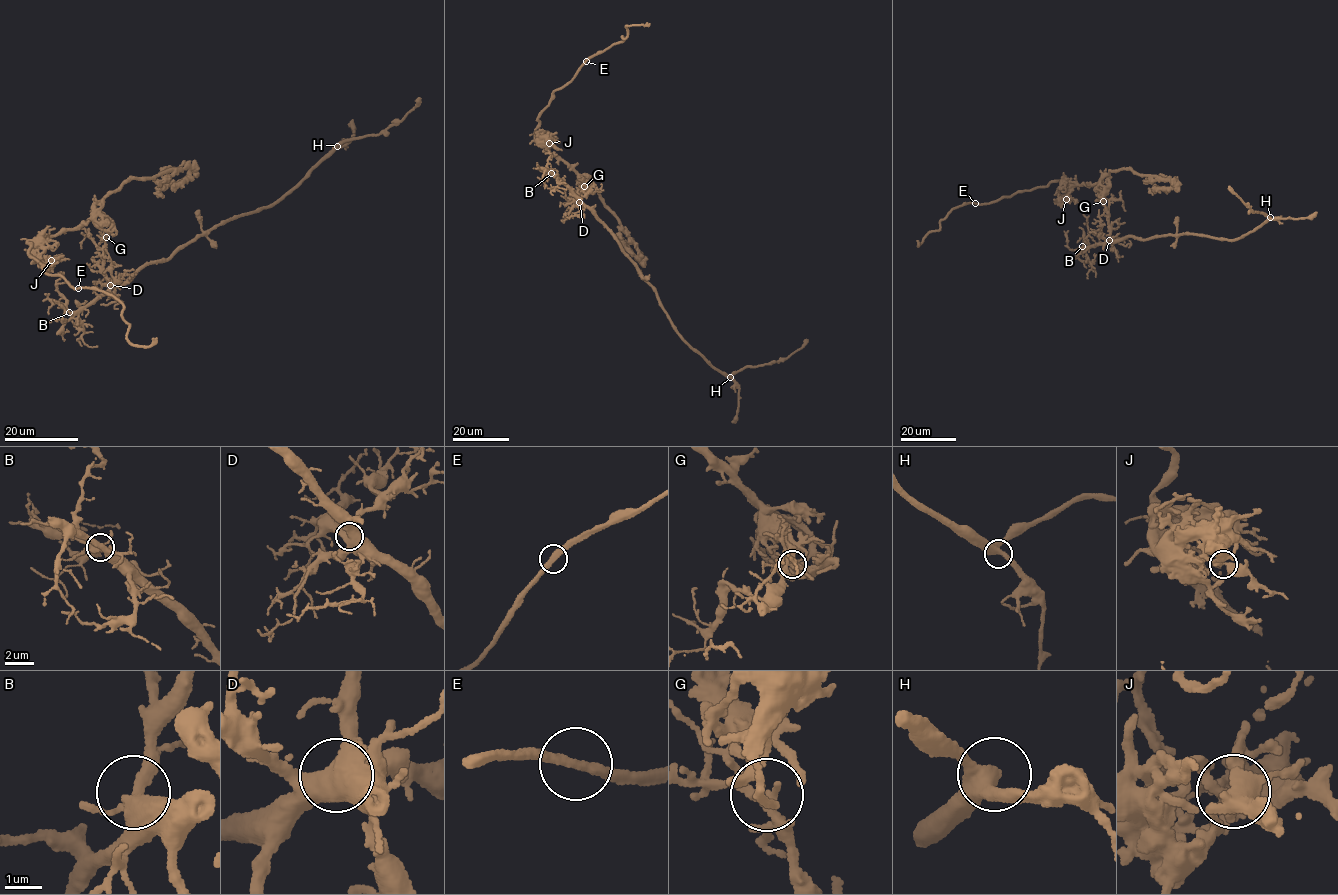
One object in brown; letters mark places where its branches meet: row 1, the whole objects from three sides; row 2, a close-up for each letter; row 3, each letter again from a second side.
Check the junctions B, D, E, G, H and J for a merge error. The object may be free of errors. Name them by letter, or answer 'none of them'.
G

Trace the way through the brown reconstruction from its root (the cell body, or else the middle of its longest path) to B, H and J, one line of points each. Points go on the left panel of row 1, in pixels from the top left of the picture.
B: (118, 282), (104, 295), (69, 312)
H: (118, 282), (125, 281), (146, 264), (166, 260), (180, 247), (219, 223), (269, 207), (287, 194), (337, 146)
J: (118, 282), (112, 282), (105, 274), (103, 230), (92, 220), (48, 236), (36, 251), (41, 259), (51, 260)

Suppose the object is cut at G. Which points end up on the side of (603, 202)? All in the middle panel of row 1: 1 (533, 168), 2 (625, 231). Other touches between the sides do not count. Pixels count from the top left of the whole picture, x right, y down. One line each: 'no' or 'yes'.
1: no
2: yes

